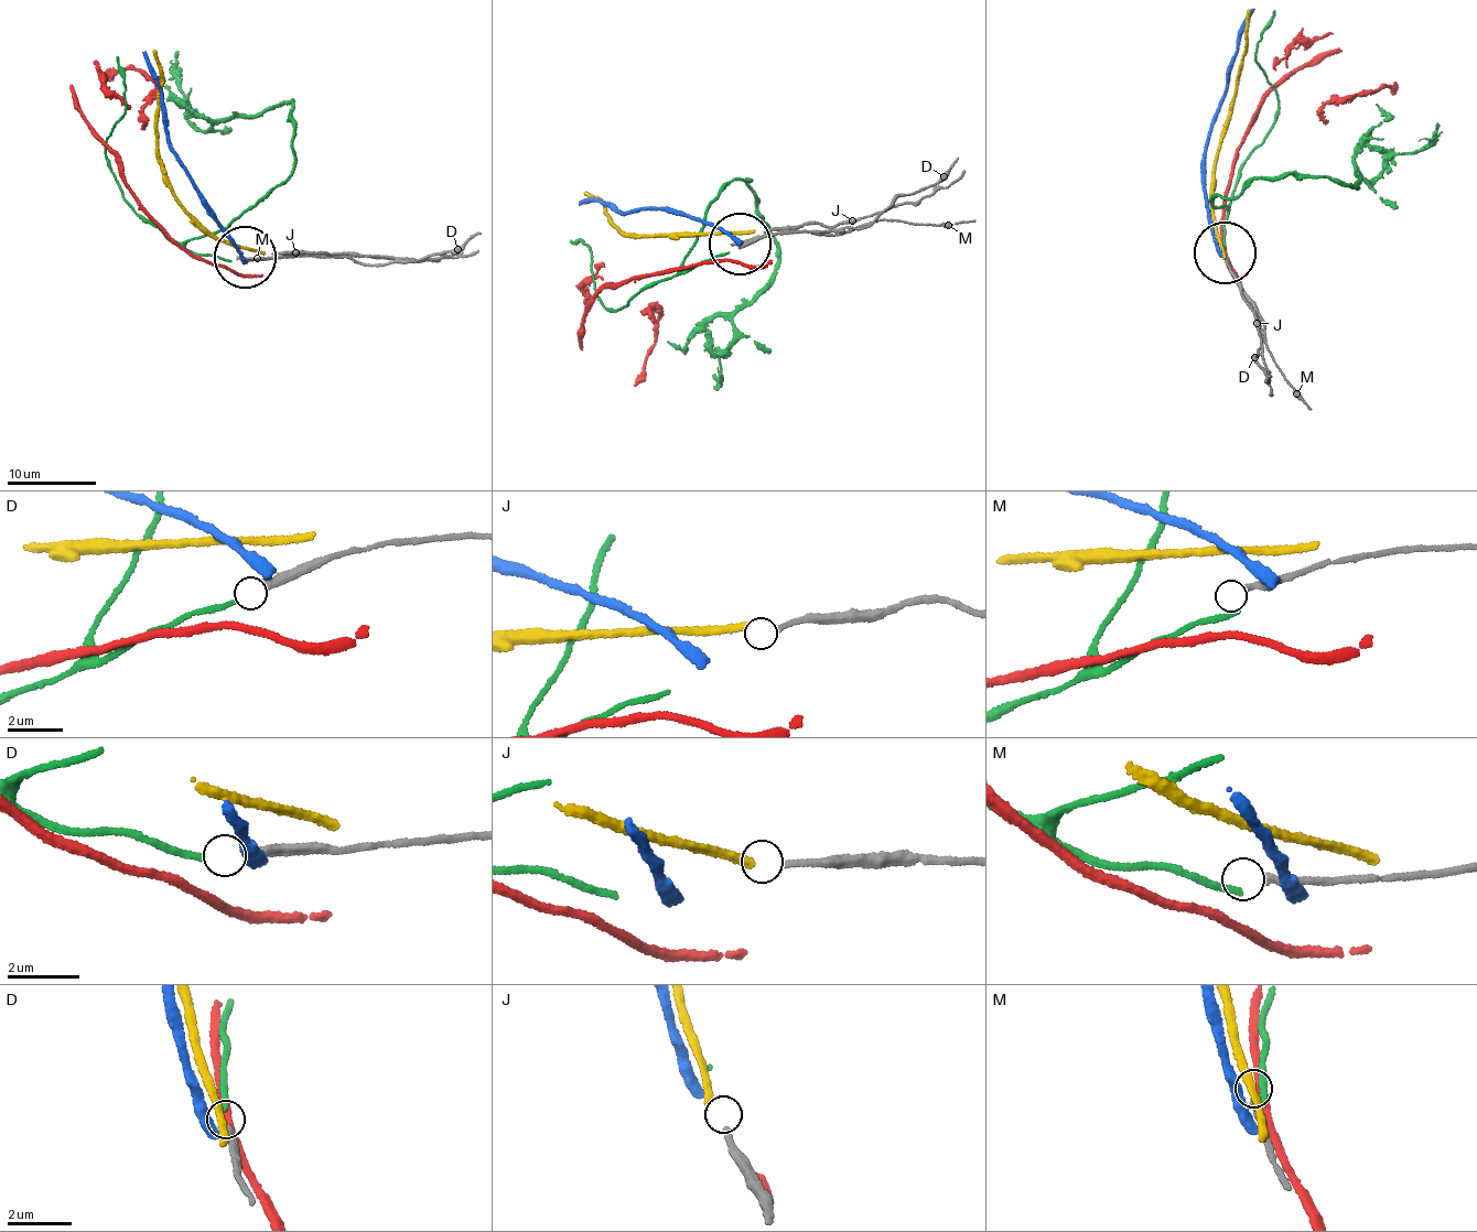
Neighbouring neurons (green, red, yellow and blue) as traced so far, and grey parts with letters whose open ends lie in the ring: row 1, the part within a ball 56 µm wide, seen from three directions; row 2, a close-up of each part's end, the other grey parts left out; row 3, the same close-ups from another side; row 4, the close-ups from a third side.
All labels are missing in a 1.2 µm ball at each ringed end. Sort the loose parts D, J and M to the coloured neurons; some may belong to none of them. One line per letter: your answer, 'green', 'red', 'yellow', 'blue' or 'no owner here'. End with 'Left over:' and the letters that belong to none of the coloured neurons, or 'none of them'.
D: green
J: no owner here
M: no owner here
Left over: J, M

